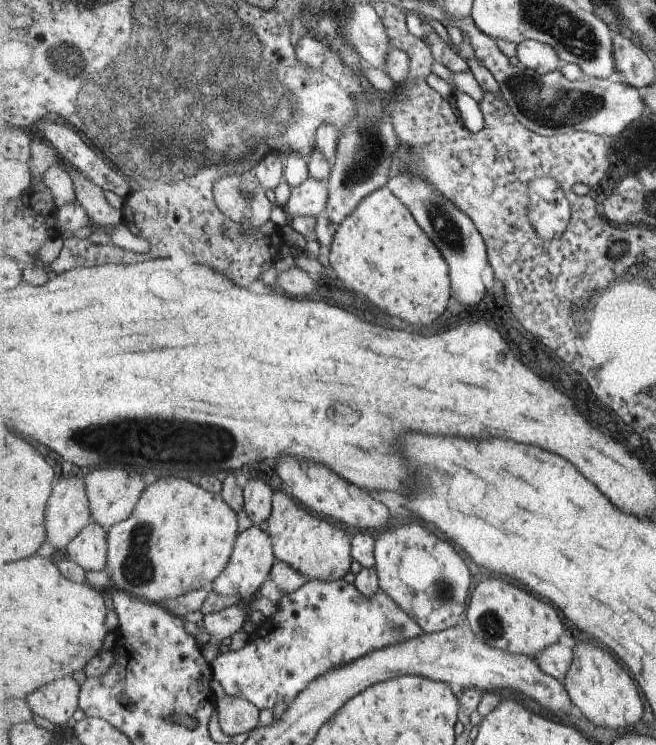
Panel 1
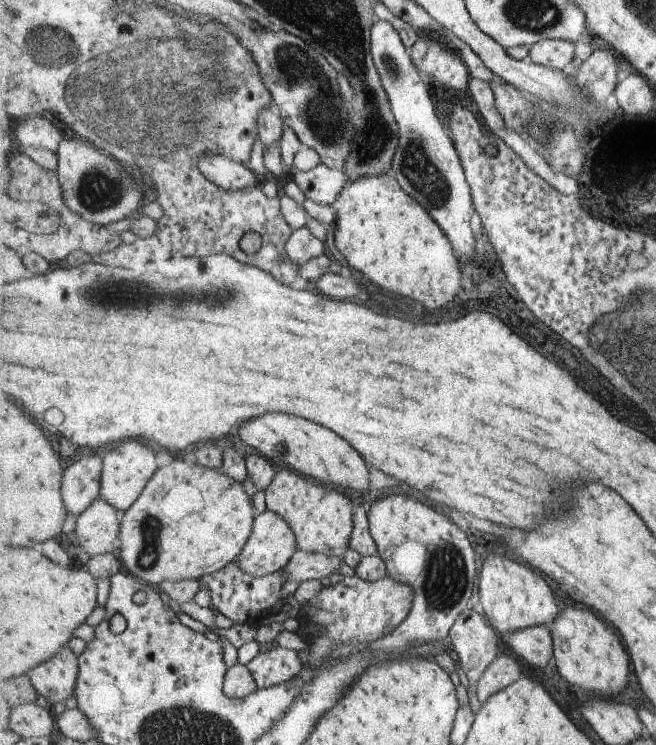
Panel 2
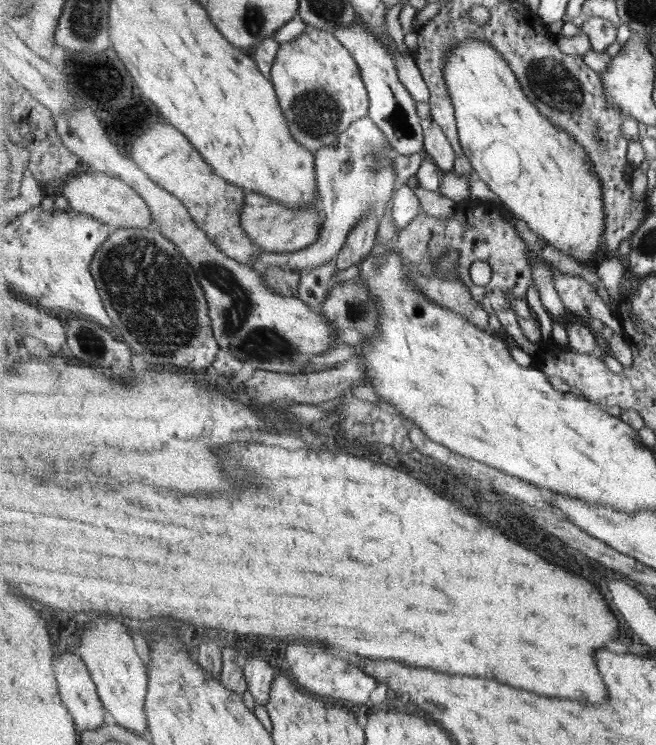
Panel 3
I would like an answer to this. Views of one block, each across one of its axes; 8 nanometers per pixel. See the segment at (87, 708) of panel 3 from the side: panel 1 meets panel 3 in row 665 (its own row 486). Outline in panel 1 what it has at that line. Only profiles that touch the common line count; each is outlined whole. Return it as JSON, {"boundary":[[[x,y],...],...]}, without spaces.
{"boundary":[[[85,474],[57,482],[47,510],[48,542],[55,548],[67,549],[70,542],[91,523],[90,499]]]}

